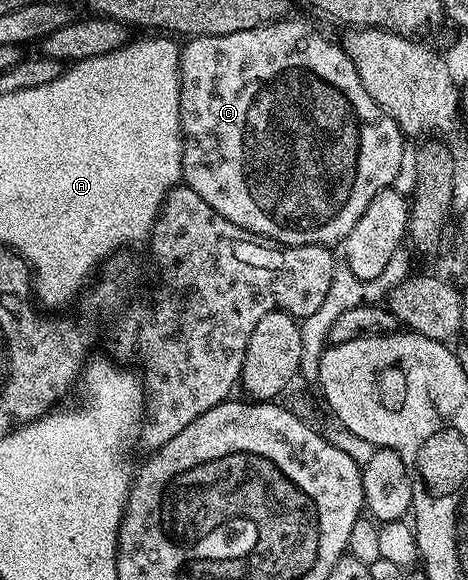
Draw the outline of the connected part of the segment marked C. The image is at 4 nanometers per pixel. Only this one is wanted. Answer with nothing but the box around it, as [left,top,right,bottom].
[178,17,404,247]

